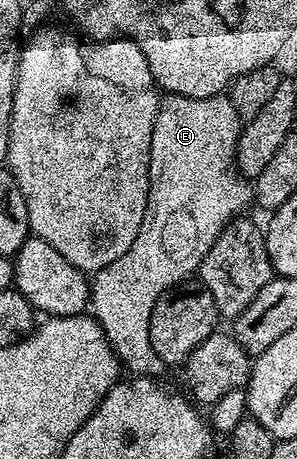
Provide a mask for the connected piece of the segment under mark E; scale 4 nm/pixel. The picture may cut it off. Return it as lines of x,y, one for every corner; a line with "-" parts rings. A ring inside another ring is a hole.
160,97
151,137
151,194
145,220
141,220
133,248
113,264
94,271
89,282
90,313
107,333
120,363
126,369
128,366
132,375
164,373
163,361
149,344
149,316
153,316
155,301
182,287
186,283
183,281
198,271
209,248
252,201
252,187
236,167
240,131
241,119
230,97

